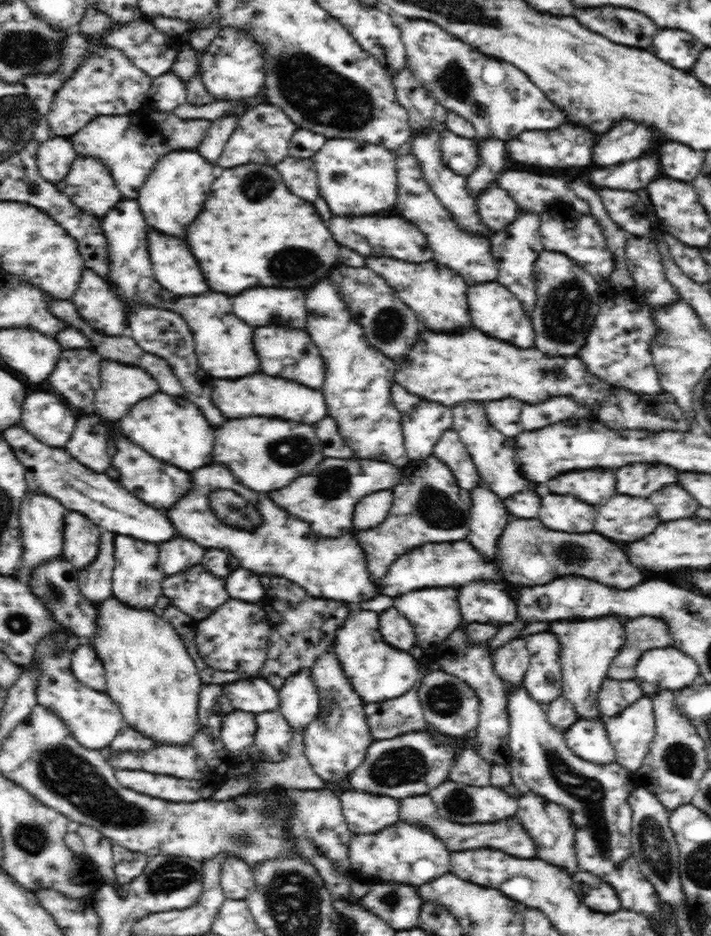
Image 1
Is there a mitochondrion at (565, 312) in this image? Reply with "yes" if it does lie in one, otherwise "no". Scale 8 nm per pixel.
yes

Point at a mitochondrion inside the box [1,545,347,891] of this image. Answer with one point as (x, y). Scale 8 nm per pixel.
(66, 773)

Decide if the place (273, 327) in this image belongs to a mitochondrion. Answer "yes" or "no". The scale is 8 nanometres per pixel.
no

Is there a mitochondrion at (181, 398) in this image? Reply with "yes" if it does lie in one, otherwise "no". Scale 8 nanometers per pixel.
no

